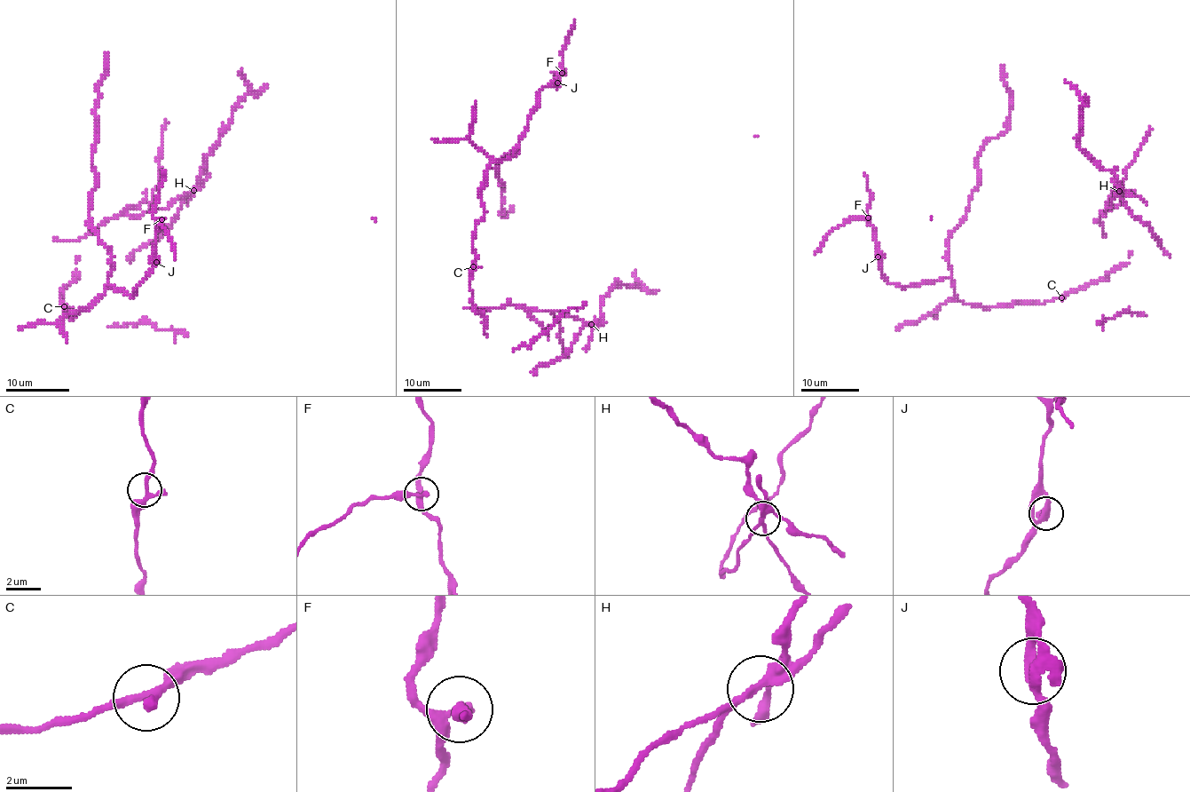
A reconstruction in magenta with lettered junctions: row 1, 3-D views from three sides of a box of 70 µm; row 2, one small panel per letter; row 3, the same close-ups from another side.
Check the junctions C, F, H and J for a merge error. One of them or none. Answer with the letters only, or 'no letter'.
H

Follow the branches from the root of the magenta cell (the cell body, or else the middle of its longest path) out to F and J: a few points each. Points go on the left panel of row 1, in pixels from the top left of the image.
F: (66, 313), (77, 316), (70, 318), (86, 310), (109, 286), (134, 294), (136, 286), (152, 267), (161, 219)
J: (66, 313), (77, 316), (70, 318), (86, 310), (109, 286), (124, 294), (134, 294), (136, 286), (156, 262)

